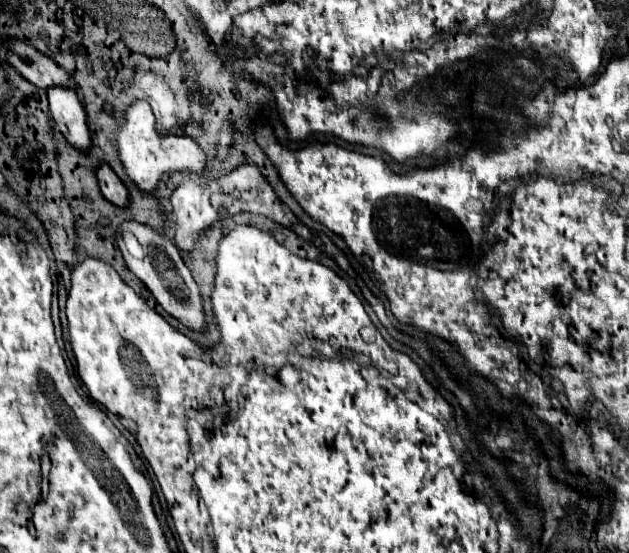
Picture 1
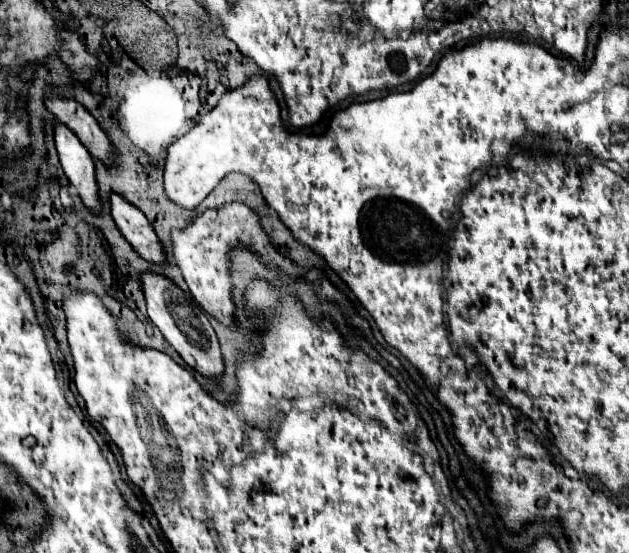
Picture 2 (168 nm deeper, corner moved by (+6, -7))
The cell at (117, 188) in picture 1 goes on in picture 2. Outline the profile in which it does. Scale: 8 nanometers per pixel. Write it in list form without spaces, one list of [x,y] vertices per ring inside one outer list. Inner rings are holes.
[[[113,194],[111,196],[111,214],[125,236],[125,240],[133,246],[133,250],[147,262],[151,264],[165,264],[165,250],[163,244],[157,240],[157,234],[145,214],[123,200],[121,196]]]

